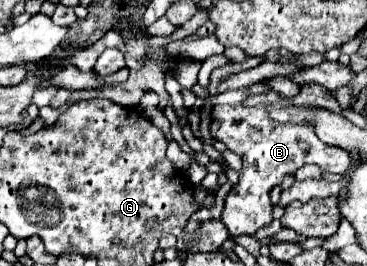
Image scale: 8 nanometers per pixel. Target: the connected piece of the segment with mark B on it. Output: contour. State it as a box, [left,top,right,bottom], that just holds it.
[211,106,349,238]

